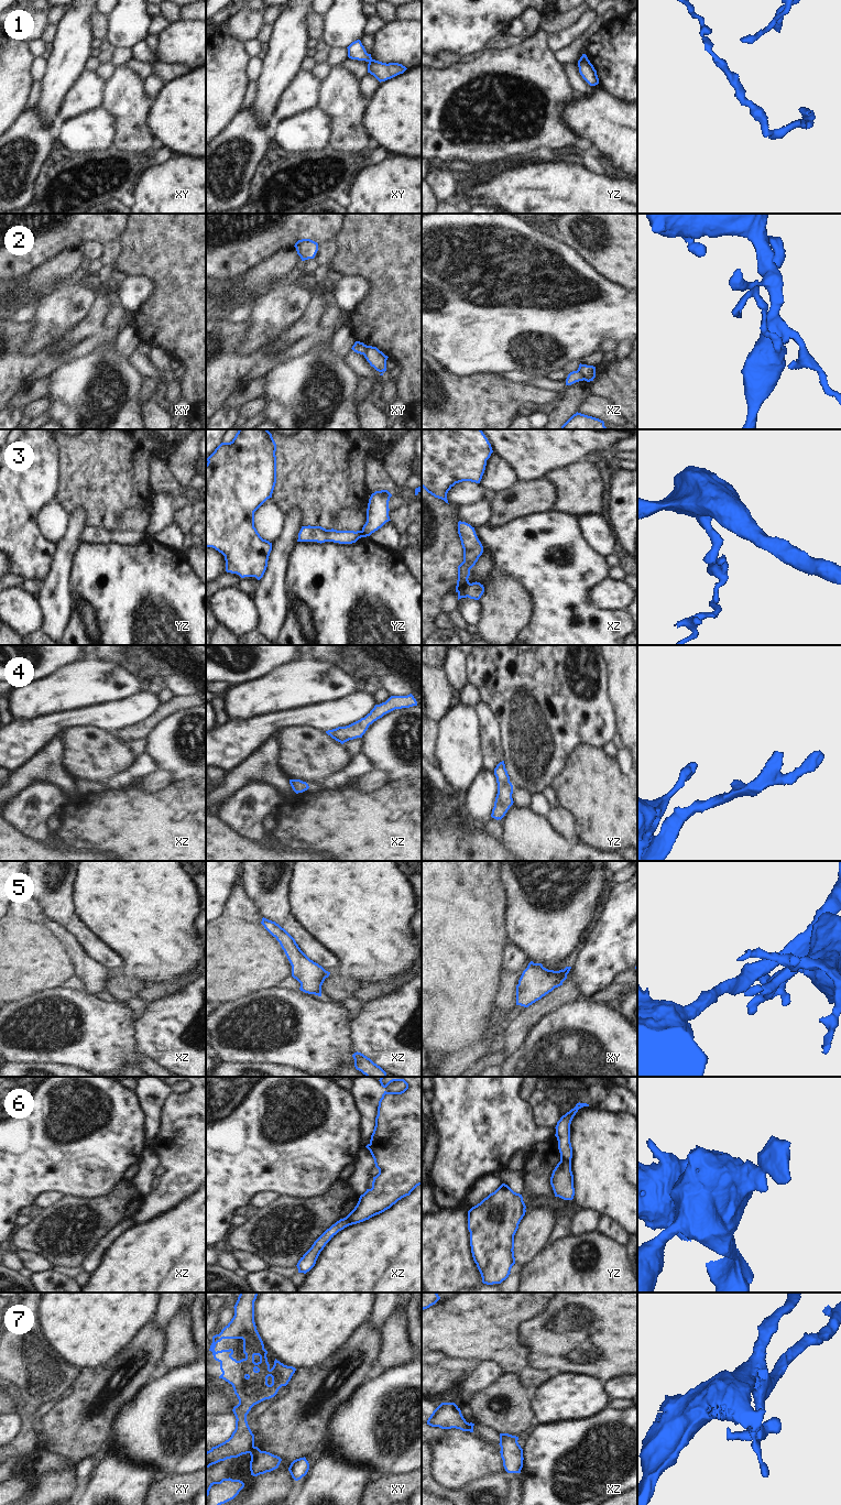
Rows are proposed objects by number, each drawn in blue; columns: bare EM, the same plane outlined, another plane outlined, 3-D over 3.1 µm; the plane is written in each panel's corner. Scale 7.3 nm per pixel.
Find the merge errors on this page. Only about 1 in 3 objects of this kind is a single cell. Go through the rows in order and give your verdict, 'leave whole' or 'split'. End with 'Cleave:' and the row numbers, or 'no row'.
1: split
2: split
3: split
4: leave whole
5: leave whole
6: split
7: split
Cleave: 1, 2, 3, 6, 7

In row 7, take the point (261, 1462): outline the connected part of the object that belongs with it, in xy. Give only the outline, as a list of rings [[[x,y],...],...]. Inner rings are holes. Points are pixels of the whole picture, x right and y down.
[[[254,1447],[249,1453],[251,1455],[250,1471],[253,1476],[277,1469],[282,1461],[280,1457],[261,1451],[258,1447]]]

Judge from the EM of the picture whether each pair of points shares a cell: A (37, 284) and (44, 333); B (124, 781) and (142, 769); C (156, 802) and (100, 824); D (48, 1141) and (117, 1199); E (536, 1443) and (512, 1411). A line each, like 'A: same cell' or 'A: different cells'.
A: different cells
B: same cell
C: same cell
D: different cells
E: different cells

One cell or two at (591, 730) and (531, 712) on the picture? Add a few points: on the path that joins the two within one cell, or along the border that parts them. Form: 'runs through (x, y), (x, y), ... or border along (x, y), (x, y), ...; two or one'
runs through (576, 717), (552, 717), (546, 712); one

